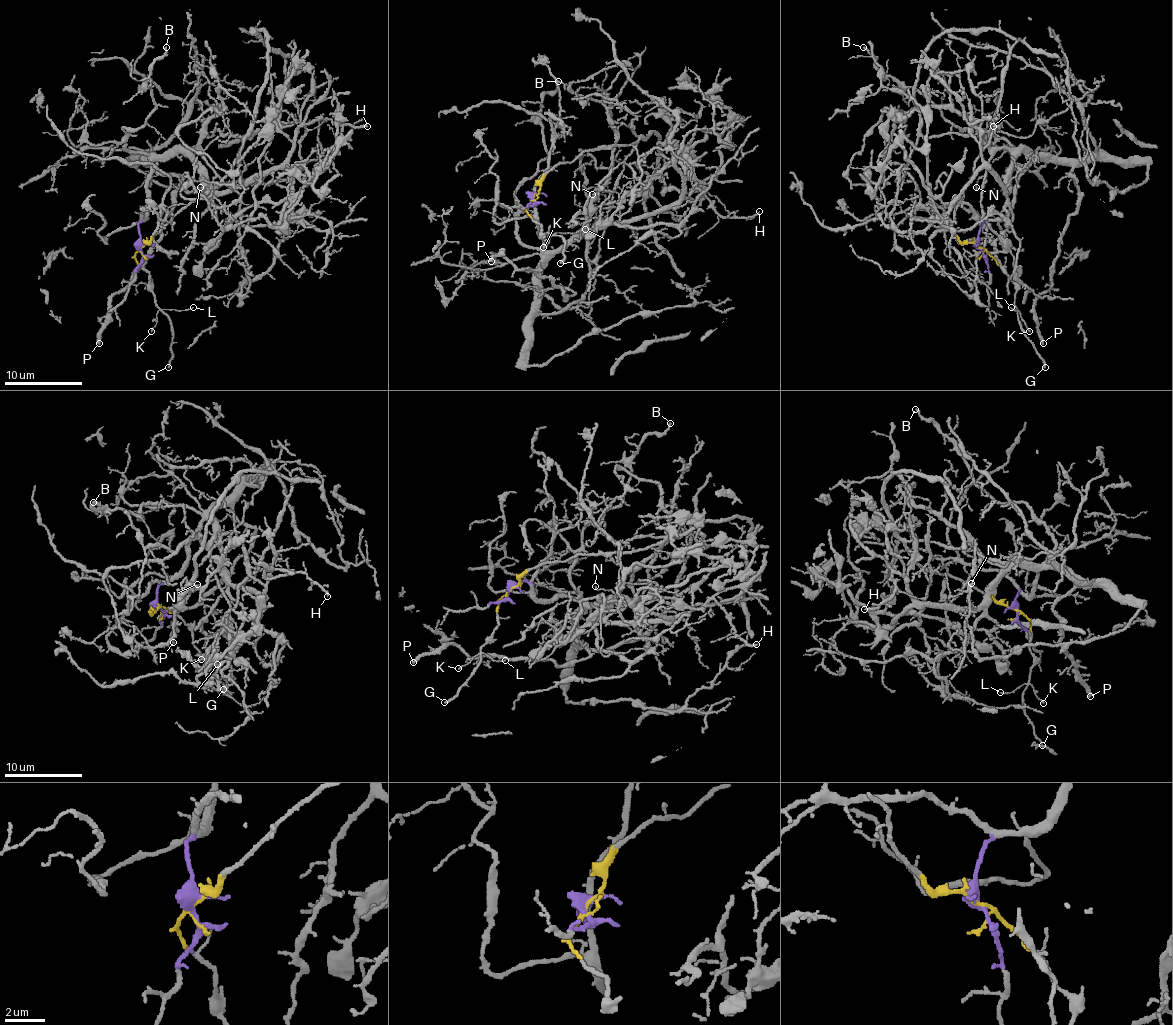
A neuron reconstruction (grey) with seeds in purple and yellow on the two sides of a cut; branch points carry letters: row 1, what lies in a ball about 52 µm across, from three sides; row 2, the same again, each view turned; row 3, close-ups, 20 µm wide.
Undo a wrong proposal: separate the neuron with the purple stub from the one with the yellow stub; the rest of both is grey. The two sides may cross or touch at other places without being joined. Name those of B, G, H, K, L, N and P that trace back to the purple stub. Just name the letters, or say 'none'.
B, H, N, P

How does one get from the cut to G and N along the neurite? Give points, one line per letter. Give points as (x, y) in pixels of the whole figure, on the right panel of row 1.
G: (979, 248), (995, 260), (1014, 285), (1014, 305), (1022, 330), (1045, 367)
N: (979, 248), (979, 229), (1006, 213), (1016, 178), (1031, 159), (998, 149), (975, 188)

